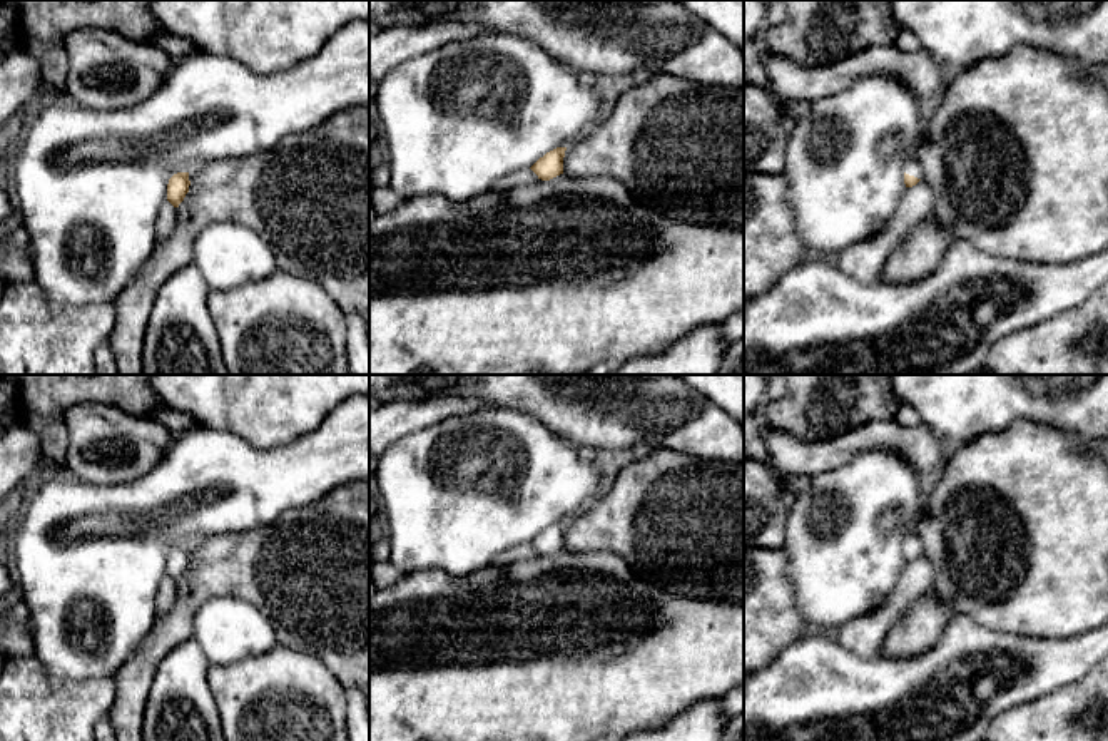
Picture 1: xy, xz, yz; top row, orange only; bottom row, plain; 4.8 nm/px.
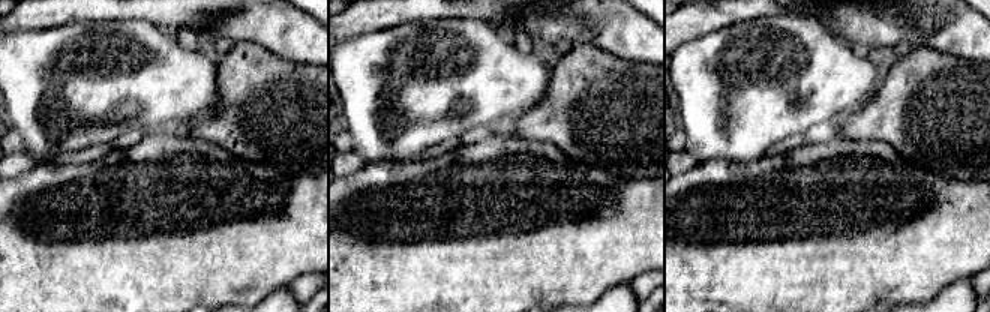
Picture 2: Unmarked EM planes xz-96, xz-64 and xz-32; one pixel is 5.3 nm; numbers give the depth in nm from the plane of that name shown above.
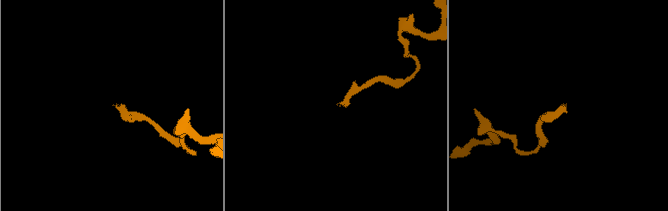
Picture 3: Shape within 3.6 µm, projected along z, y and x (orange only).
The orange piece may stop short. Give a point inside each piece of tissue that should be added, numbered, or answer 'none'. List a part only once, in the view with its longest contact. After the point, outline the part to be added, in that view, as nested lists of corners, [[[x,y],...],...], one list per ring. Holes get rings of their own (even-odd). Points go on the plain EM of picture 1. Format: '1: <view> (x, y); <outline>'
1: yz (913, 542); [[[912,532],[912,534],[907,535],[907,539],[904,542],[904,547],[909,549],[909,550],[914,550],[917,554],[922,554],[922,545],[921,545],[921,540],[916,535],[916,532]]]

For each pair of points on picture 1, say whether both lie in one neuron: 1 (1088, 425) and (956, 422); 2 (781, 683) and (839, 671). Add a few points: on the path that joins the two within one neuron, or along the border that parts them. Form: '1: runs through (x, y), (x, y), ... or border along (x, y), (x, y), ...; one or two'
1: runs through (1055, 405), (990, 405); one
2: runs through (796, 683), (824, 683); one

